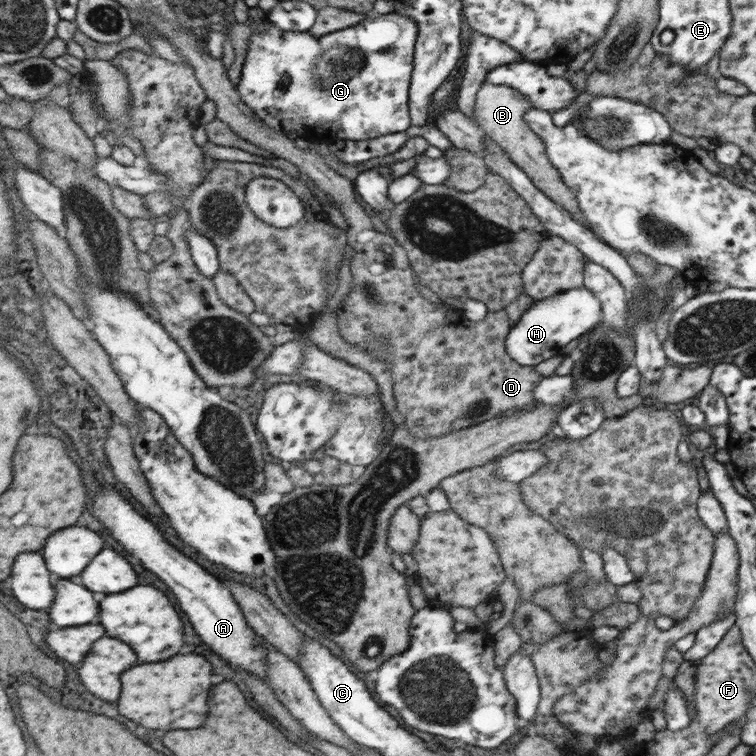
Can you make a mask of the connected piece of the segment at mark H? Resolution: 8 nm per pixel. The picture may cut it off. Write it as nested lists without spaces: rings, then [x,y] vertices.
[[[586,286],[554,294],[544,300],[536,299],[511,327],[506,340],[507,354],[521,366],[536,367],[544,360],[558,355],[558,350],[564,348],[570,340],[594,329],[602,321],[602,314],[603,303]]]

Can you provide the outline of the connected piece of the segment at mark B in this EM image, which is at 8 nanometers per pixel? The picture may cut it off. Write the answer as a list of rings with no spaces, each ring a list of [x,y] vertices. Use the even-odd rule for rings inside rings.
[[[484,82],[481,83],[475,98],[474,116],[476,116],[476,122],[480,128],[498,144],[499,148],[506,152],[516,166],[528,175],[538,190],[541,190],[550,200],[559,203],[574,220],[584,225],[584,215],[579,207],[575,191],[563,181],[562,175],[548,159],[546,143],[531,130],[531,126],[524,118],[524,114],[532,109],[531,99],[528,98],[528,95],[520,93],[511,86]]]

